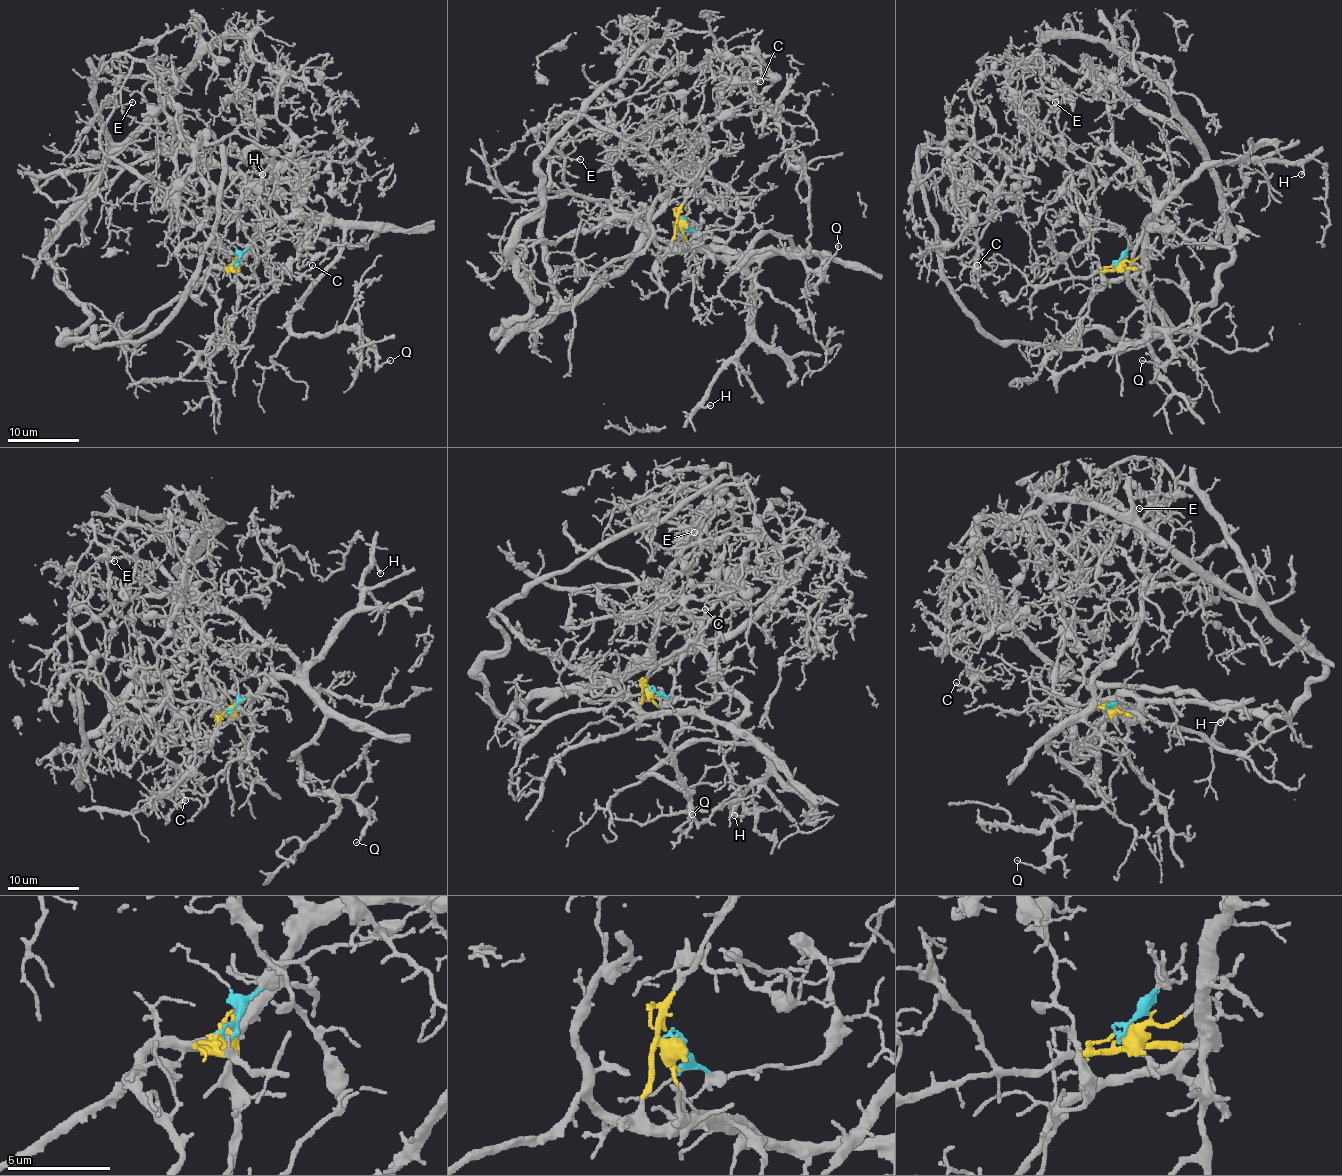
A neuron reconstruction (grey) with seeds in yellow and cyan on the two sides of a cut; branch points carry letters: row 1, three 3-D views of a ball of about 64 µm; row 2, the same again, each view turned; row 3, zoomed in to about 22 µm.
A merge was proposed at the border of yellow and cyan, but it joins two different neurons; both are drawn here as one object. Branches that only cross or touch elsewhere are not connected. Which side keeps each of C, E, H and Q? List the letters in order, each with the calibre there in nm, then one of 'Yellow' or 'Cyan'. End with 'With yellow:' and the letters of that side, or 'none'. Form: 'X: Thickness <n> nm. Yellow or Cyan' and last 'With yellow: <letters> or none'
C: Thickness 110 nm. Cyan
E: Thickness 110 nm. Yellow
H: Thickness 150 nm. Yellow
Q: Thickness 70 nm. Yellow
With yellow: E, H, Q

